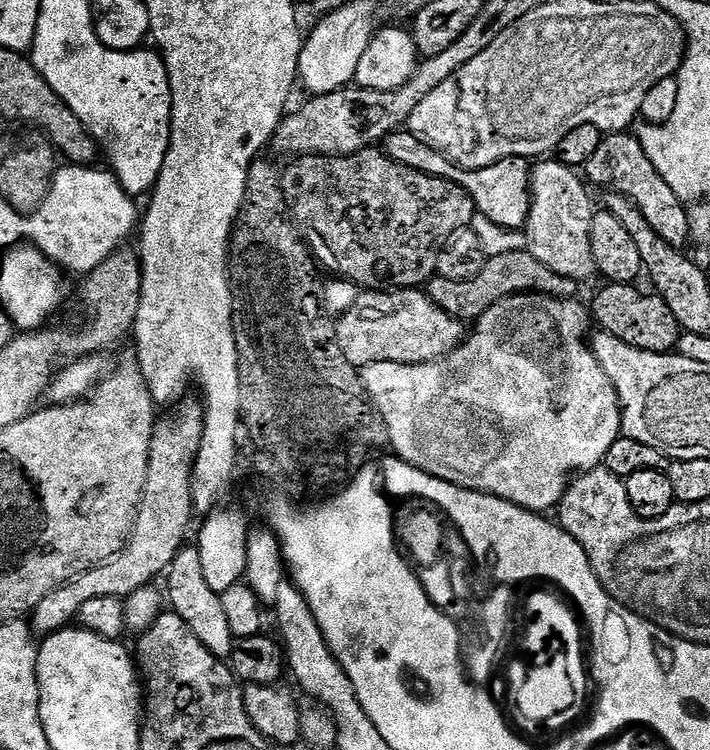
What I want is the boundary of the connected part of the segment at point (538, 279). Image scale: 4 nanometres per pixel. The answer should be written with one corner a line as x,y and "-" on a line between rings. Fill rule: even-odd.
525,250
523,252
511,252
510,254
487,257
482,270
478,270
478,274
474,274
474,278
469,280
451,280
450,278
435,275
426,285
426,294
437,306
442,310
446,310
446,314
450,314
453,320
474,322
482,313
490,310
490,306
494,306
494,302
502,302
502,298
507,296
517,296
523,292
536,292
540,296
572,298
577,295
576,288
578,288
577,281
566,278
562,274
554,274
554,270
550,270
550,266
542,266
542,262
538,262
538,258
534,258

